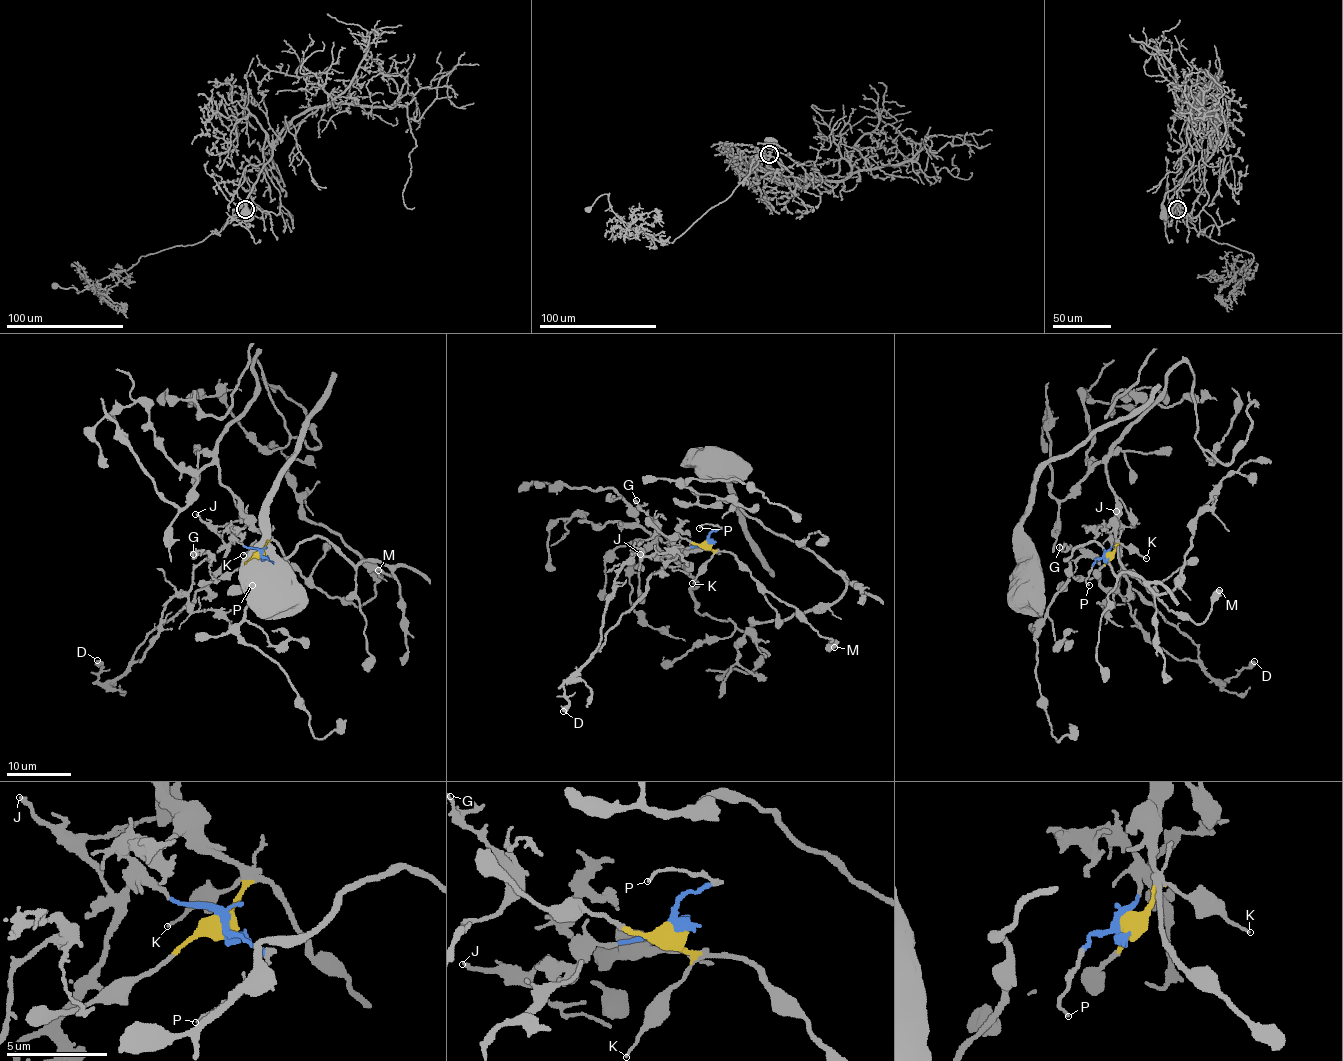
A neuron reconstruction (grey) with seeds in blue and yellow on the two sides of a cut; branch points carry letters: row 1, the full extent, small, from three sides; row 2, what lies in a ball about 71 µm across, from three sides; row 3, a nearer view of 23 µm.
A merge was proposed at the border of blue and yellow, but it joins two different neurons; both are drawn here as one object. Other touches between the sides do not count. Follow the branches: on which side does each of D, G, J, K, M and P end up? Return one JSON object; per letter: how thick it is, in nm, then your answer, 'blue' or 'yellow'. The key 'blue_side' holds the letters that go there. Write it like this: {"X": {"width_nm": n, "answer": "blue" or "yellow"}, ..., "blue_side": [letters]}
{"D": {"width_nm": 550, "answer": "blue"}, "G": {"width_nm": 190, "answer": "blue"}, "J": {"width_nm": 170, "answer": "blue"}, "K": {"width_nm": 110, "answer": "yellow"}, "M": {"width_nm": 650, "answer": "yellow"}, "P": {"width_nm": 120, "answer": "blue"}, "blue_side": ["D", "G", "J", "P"]}

